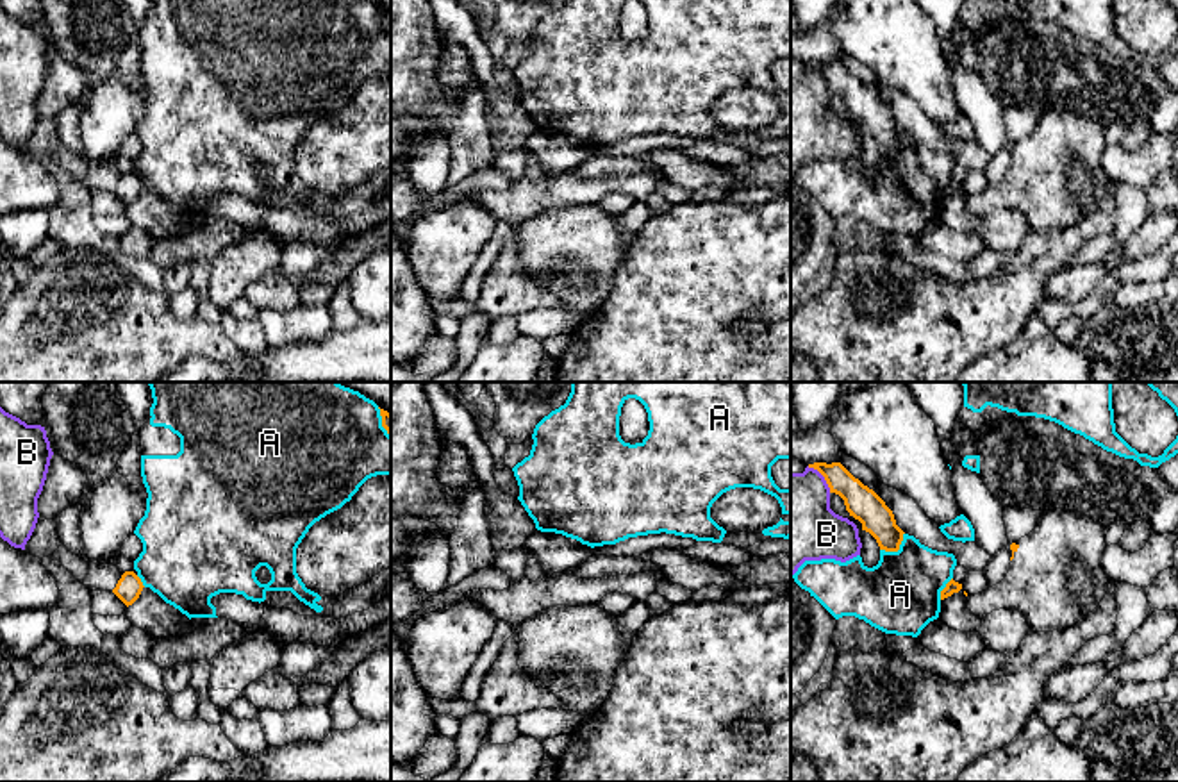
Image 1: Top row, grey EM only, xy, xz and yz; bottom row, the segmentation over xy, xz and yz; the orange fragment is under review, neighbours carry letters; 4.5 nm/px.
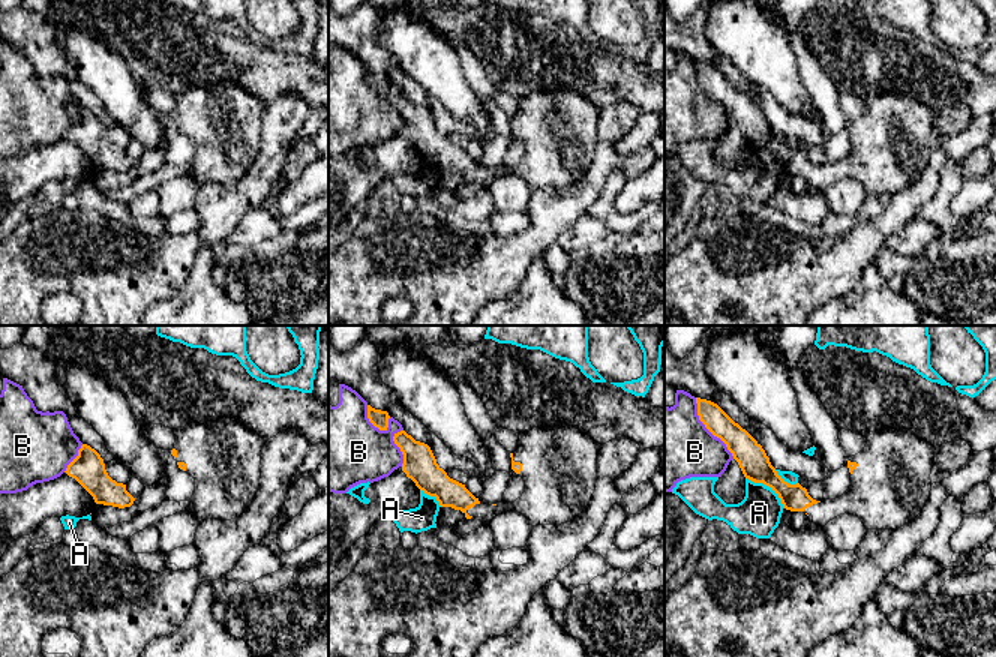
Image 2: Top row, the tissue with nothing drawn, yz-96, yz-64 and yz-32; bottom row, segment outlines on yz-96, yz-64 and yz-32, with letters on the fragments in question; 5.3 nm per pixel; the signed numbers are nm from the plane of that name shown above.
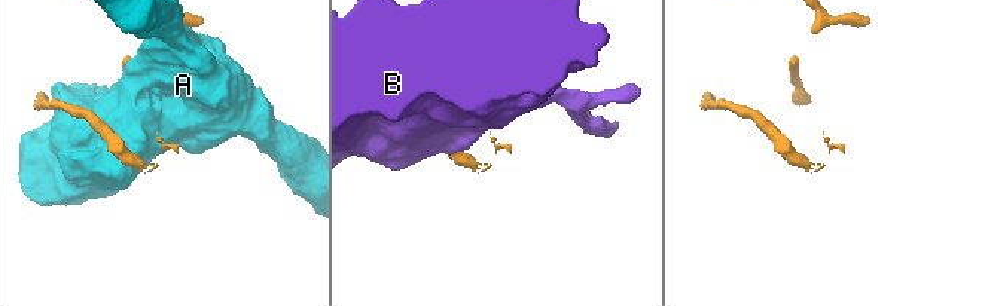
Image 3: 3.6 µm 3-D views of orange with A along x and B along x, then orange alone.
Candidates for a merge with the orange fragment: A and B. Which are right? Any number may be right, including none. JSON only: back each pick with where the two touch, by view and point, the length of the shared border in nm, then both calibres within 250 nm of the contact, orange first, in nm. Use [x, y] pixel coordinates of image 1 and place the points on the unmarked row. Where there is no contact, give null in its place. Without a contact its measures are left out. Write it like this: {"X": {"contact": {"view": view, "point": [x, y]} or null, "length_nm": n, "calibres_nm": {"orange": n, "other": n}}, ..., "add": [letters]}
{"add": []}

